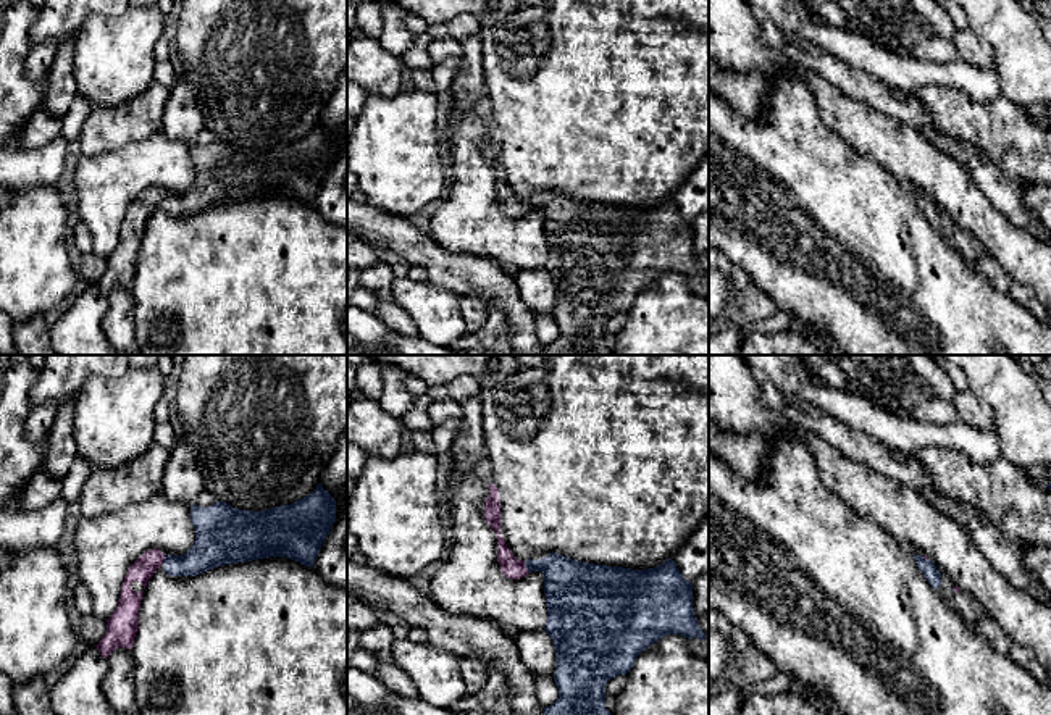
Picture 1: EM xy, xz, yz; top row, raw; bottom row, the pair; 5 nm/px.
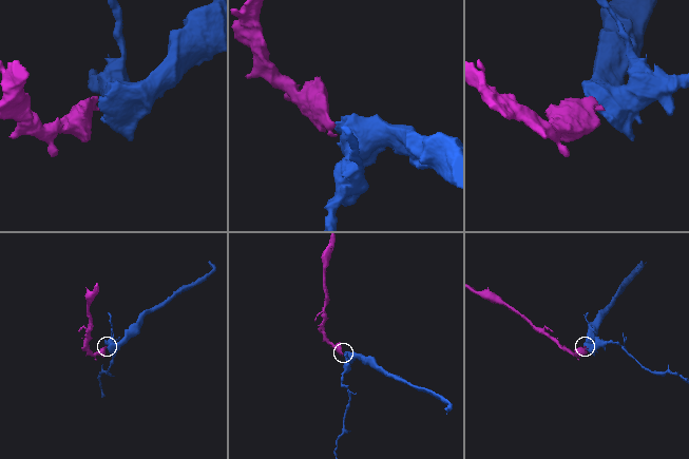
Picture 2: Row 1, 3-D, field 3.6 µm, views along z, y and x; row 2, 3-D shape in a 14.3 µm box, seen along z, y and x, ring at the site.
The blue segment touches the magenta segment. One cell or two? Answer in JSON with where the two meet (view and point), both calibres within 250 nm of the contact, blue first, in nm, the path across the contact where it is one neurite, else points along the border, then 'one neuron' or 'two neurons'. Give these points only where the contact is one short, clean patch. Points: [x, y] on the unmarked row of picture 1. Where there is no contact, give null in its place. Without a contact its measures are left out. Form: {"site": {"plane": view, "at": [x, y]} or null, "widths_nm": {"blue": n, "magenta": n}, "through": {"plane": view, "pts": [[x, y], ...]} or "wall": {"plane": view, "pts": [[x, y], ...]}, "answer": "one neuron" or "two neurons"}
{"site": {"plane": "xz", "at": [525, 205]}, "widths_nm": {"blue": 260, "magenta": 110}, "answer": "one neuron"}

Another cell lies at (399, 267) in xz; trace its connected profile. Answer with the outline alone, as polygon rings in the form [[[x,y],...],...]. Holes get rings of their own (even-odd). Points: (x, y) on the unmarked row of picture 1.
[[[378,250],[378,261],[387,265],[394,278],[407,278],[410,263],[392,250]]]

